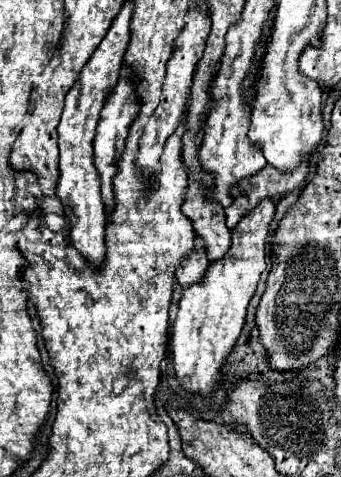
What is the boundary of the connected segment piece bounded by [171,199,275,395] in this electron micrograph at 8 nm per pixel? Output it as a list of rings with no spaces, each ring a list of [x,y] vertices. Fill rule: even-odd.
[[[269,199],[249,211],[233,229],[233,243],[225,257],[211,261],[203,279],[187,287],[179,301],[171,345],[175,373],[187,391],[207,395],[219,383],[219,369],[243,329],[247,305],[265,269],[265,237],[273,215],[275,203]]]

